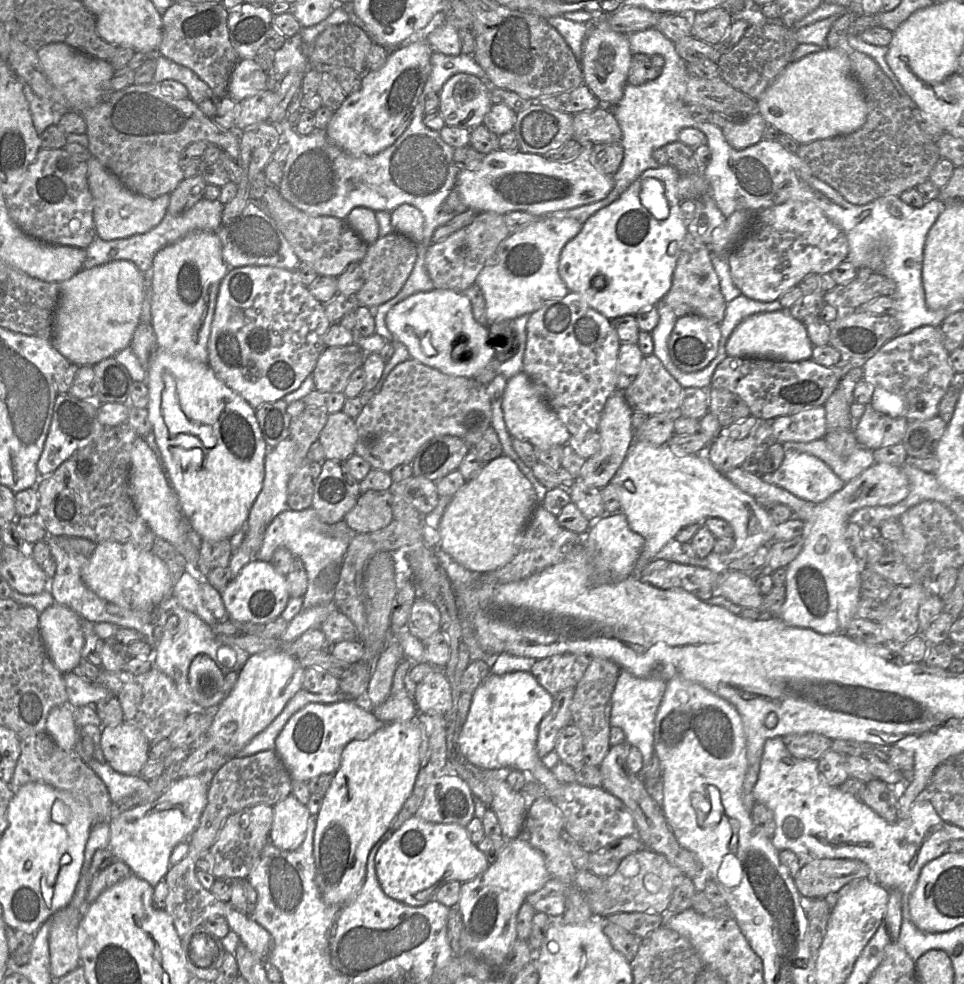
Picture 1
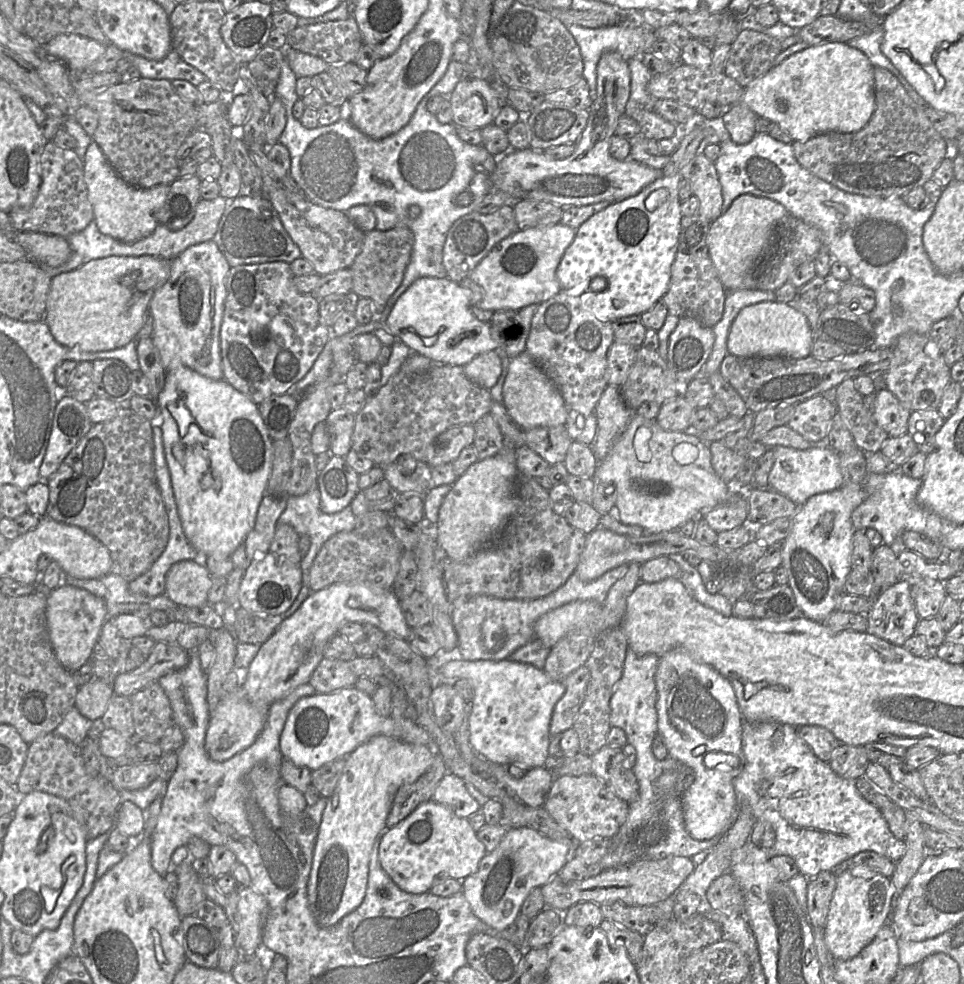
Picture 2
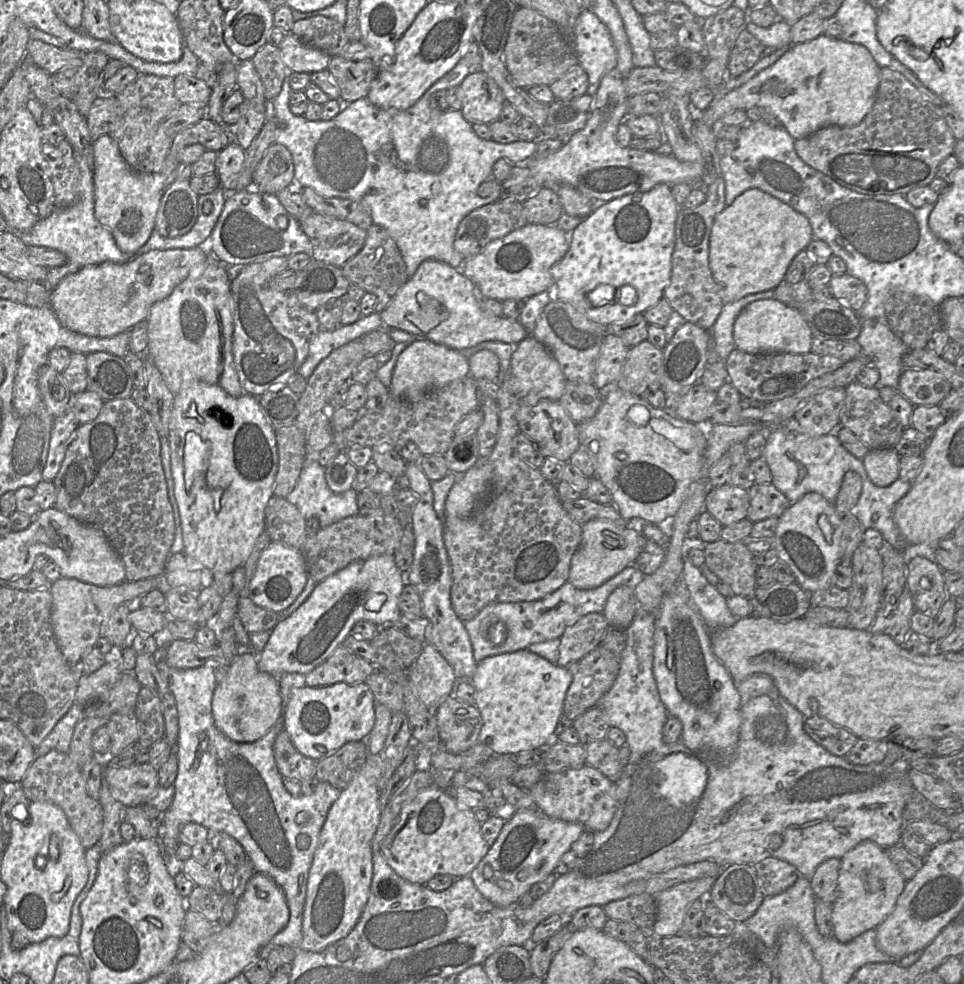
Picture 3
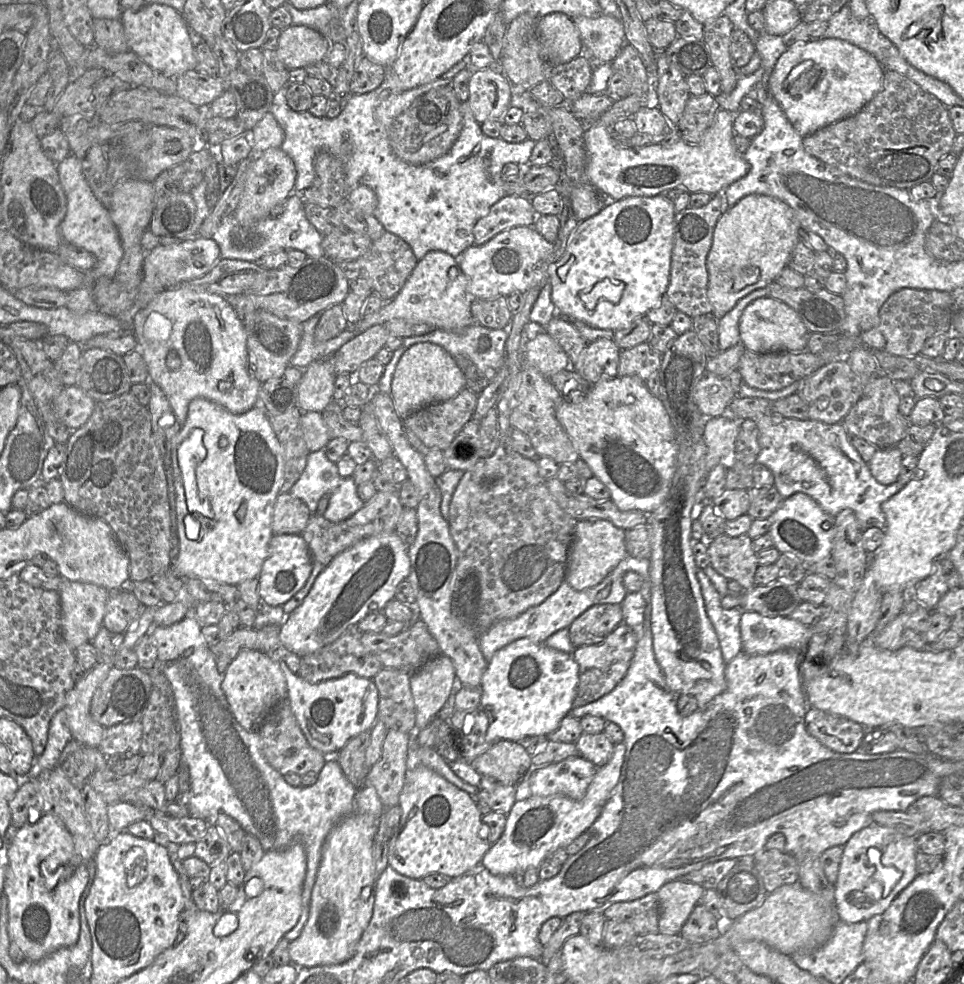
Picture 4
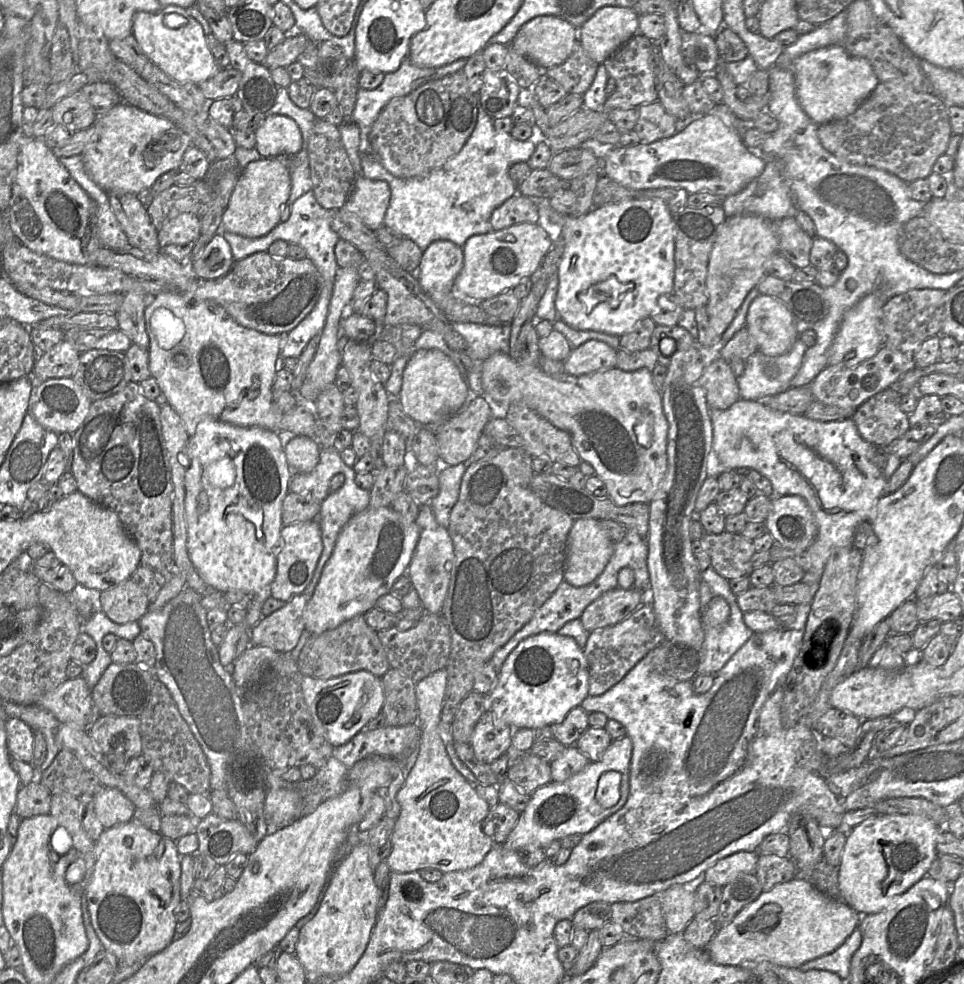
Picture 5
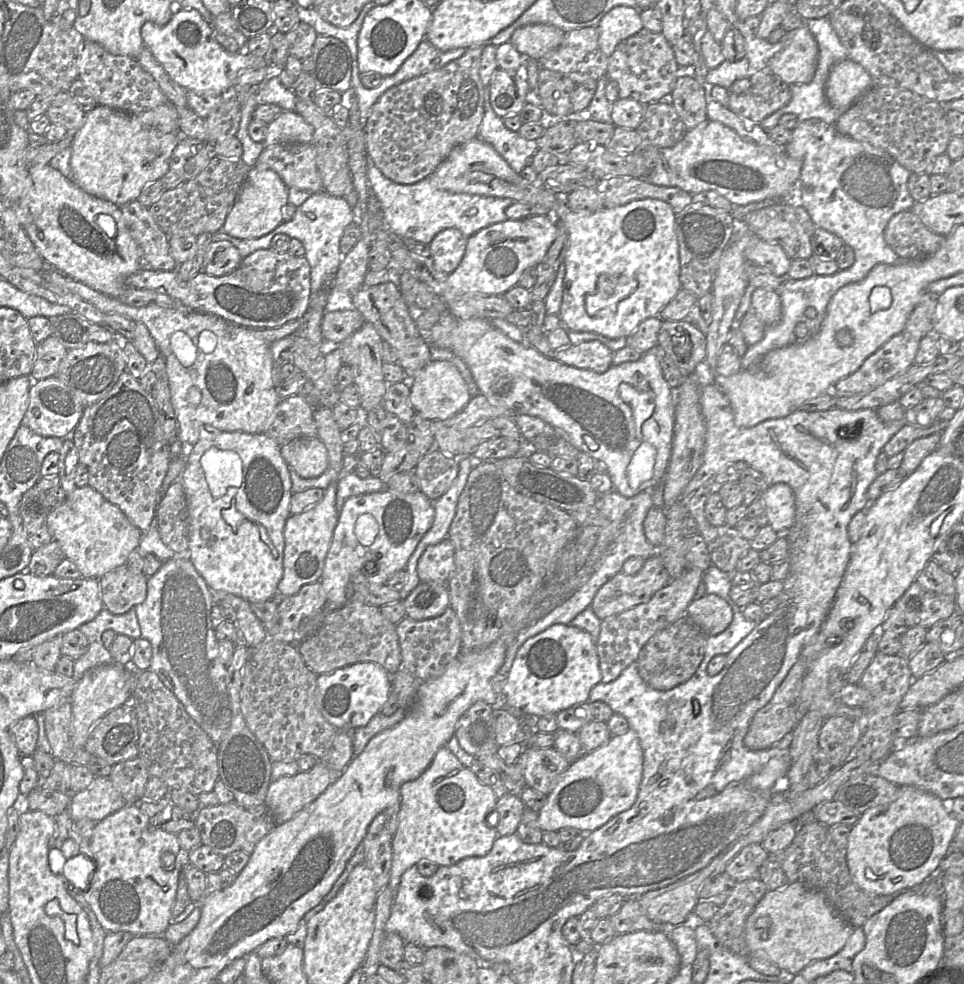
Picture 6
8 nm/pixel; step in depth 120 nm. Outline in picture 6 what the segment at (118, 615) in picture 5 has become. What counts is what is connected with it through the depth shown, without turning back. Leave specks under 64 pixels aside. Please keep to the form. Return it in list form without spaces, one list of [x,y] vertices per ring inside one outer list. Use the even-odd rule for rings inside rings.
[[[124,565],[99,579],[100,594],[104,608],[112,614],[121,615],[143,603],[147,596],[148,577]]]

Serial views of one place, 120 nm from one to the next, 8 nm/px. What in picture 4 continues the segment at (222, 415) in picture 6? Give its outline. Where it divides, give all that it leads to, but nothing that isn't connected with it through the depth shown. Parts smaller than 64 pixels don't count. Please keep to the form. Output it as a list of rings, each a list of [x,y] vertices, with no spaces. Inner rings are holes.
[[[187,287],[164,290],[136,313],[132,331],[147,366],[148,382],[155,383],[165,392],[181,425],[187,418],[189,403],[195,398],[213,401],[233,414],[245,413],[260,404],[262,384],[249,372],[246,330],[225,297]]]

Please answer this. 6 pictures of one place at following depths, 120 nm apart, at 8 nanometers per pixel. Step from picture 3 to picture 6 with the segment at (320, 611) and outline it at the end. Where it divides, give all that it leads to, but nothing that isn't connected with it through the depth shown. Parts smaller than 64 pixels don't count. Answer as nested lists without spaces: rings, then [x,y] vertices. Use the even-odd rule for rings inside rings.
[[[385,488],[349,497],[339,513],[320,577],[326,596],[325,610],[335,610],[347,603],[347,587],[356,572],[366,569],[367,581],[371,585],[383,585],[395,572],[405,569],[418,543],[432,526],[433,502],[420,490],[401,493]]]

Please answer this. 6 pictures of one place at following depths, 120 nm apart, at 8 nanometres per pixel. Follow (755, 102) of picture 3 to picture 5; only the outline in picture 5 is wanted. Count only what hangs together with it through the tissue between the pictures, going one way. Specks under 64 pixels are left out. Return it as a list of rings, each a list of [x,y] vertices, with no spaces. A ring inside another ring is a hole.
[[[843,45],[821,47],[803,54],[793,61],[792,71],[797,100],[804,112],[818,125],[854,113],[880,83],[870,62],[851,55]]]

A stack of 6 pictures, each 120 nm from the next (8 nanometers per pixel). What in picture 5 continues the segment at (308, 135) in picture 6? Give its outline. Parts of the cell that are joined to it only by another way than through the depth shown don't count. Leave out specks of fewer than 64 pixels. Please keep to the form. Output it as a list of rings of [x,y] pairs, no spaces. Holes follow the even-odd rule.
[[[269,114],[254,132],[255,148],[262,158],[293,156],[302,148],[301,131],[287,116]]]

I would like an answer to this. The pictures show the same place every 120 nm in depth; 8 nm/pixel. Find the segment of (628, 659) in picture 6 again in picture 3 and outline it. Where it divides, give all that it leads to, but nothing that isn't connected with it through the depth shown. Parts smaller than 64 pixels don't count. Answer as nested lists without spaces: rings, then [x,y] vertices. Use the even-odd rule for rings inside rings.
[[[598,645],[567,668],[573,680],[566,693],[562,717],[574,721],[611,689],[620,670],[620,659]]]

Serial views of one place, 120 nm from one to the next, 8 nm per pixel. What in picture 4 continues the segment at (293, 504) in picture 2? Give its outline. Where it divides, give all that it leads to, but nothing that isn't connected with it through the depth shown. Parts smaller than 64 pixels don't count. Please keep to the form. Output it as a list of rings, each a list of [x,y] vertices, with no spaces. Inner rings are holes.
[[[324,449],[309,452],[307,456],[306,466],[299,477],[288,491],[292,496],[302,500],[313,514],[316,512],[318,502],[323,495],[329,494],[327,507],[323,517],[330,522],[340,522],[356,513],[364,505],[364,502],[357,494],[357,485],[352,476],[341,477],[338,473],[336,463],[330,461]]]

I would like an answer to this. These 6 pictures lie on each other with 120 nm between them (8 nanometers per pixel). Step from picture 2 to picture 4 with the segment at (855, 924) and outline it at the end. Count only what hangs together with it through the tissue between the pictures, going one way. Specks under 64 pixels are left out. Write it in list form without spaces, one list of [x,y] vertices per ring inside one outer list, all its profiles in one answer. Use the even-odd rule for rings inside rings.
[[[871,823],[852,835],[844,845],[837,881],[834,884],[835,914],[839,921],[867,922],[871,917],[882,914],[902,890],[918,876],[916,855],[919,849],[916,838],[907,837],[892,828],[882,827],[876,823]]]

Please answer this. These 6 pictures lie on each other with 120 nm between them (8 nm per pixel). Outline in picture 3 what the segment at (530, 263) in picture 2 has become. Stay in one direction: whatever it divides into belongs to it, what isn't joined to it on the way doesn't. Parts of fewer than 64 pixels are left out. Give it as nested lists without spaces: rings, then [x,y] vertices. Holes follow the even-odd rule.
[[[526,224],[491,241],[480,253],[464,261],[463,274],[479,287],[486,298],[527,300],[554,286],[550,268],[568,251],[570,233],[555,225]]]

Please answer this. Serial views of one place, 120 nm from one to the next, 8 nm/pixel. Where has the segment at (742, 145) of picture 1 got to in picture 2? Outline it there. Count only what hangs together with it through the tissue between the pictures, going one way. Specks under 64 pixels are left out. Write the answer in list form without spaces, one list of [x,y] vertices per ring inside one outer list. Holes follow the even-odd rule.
[[[742,103],[730,106],[722,116],[730,139],[738,145],[748,144],[755,137],[756,120],[757,115]]]

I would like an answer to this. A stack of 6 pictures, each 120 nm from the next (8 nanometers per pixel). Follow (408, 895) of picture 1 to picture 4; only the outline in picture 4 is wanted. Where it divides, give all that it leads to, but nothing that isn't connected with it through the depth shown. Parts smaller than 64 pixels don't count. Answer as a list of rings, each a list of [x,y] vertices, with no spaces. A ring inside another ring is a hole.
[[[417,766],[410,772],[407,770],[399,805],[402,814],[399,825],[389,840],[388,862],[403,876],[418,880],[431,874],[460,877],[481,864],[492,846],[489,840],[480,836],[482,815],[476,806],[476,800],[425,766]]]

